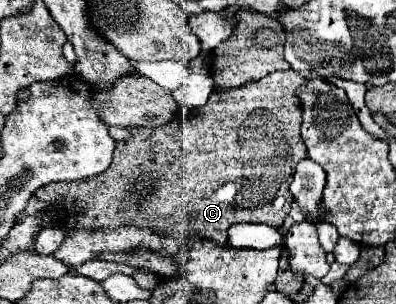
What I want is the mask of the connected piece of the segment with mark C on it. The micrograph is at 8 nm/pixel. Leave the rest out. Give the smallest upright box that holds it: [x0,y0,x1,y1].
[34,70,308,246]

